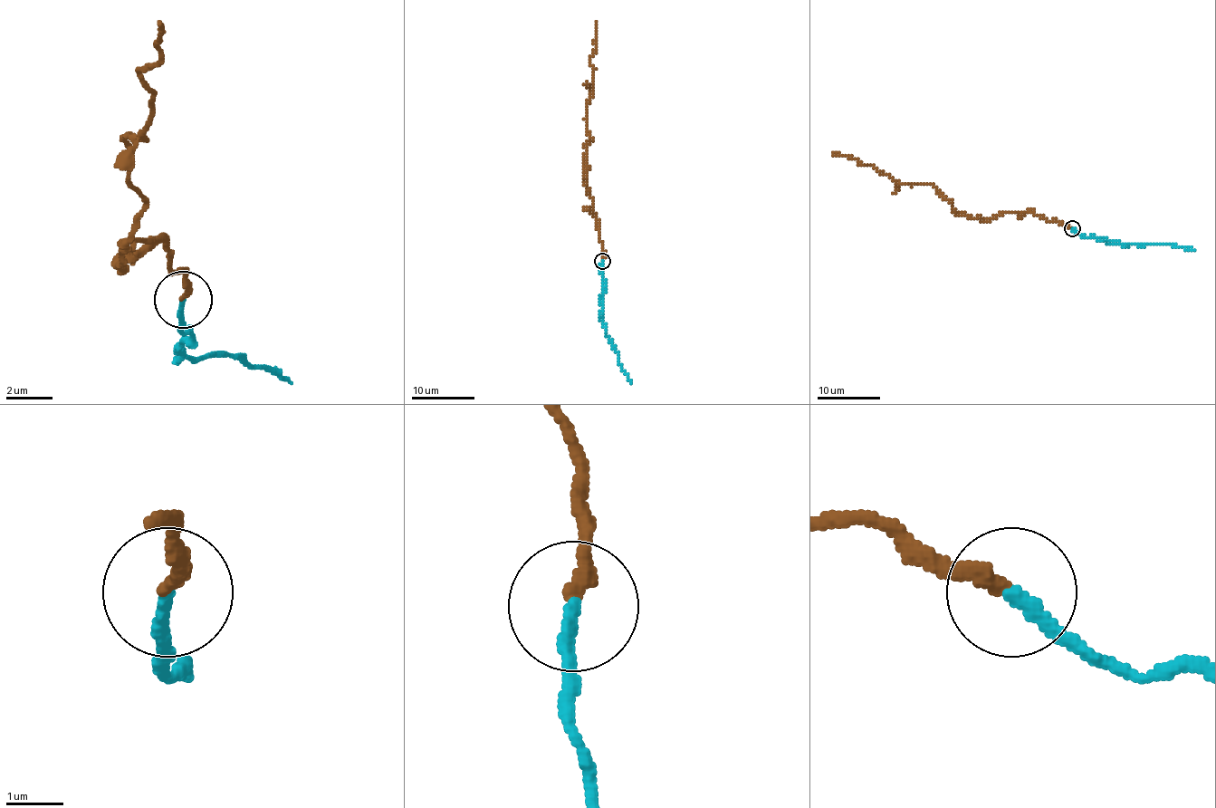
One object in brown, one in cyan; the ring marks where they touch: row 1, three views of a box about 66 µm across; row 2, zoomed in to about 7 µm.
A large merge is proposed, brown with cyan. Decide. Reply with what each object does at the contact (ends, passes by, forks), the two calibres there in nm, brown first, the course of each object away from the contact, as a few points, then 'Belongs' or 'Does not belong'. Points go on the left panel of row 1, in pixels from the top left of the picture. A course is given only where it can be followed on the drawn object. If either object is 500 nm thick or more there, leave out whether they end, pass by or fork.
At the ring brown ends. At the ring cyan ends. Thickness 260 nm (brown) against 240 nm. Course of brown: (181, 301), (164, 244), (118, 266), (147, 208), (124, 139), (147, 134), (158, 24). Course of cyan: (181, 301), (187, 341), (176, 359), (239, 359), (291, 381). Does not belong

